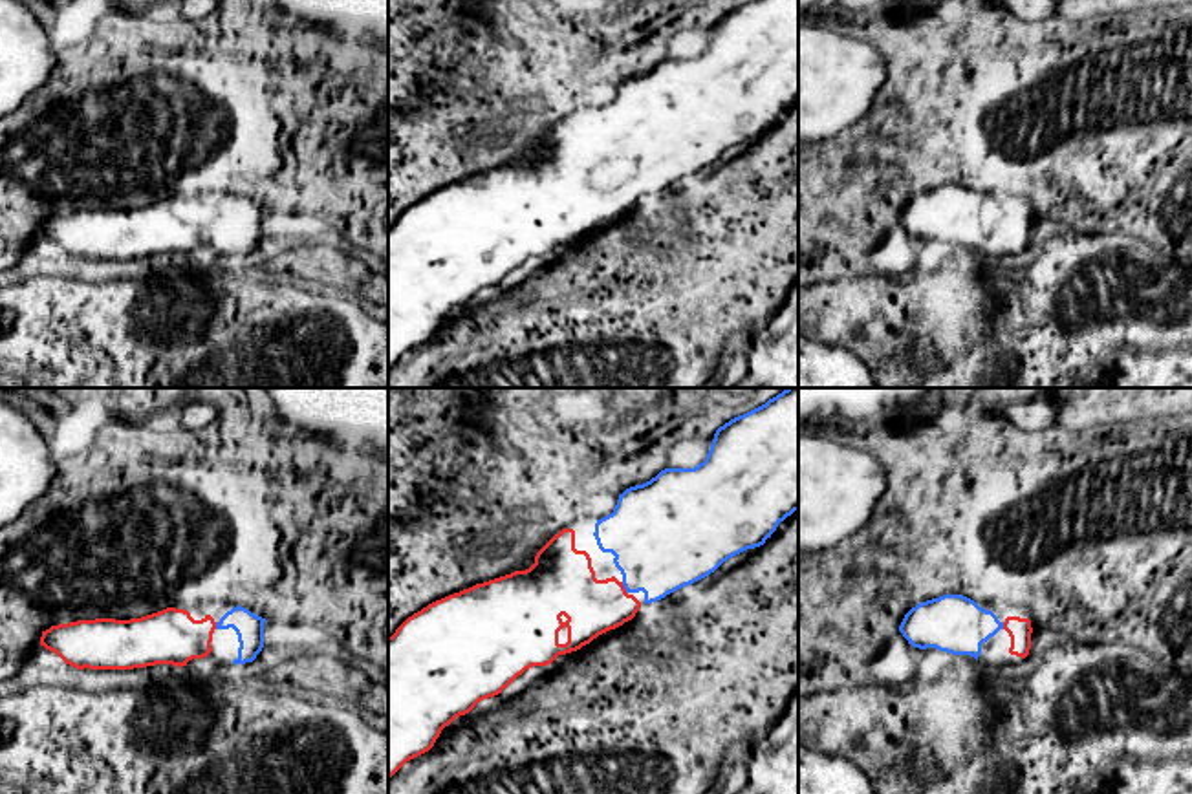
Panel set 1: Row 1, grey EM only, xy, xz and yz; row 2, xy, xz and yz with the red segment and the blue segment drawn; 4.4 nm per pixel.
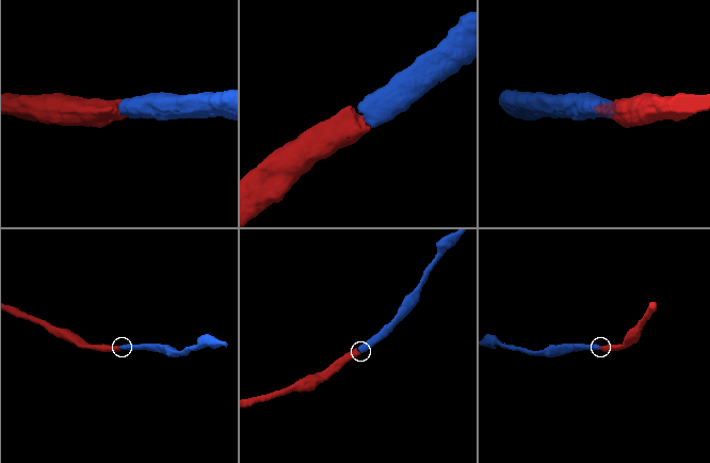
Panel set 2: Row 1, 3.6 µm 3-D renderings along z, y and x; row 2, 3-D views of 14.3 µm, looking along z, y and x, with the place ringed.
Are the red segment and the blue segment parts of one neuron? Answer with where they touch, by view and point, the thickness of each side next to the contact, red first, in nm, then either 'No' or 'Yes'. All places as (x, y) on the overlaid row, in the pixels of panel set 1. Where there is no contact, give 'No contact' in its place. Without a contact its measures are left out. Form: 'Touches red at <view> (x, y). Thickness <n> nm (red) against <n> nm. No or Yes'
Touches red at xz (623, 588). Thickness 260 nm (red) against 420 nm. Yes

